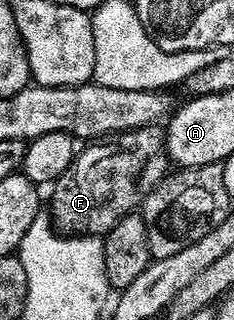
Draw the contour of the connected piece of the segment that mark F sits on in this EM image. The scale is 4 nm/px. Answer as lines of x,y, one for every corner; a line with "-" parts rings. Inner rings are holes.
153,124
140,126
136,130
124,130
121,134
105,137
103,140
93,141
79,151
76,160
72,164
70,173
57,178
52,190
52,214
50,222
61,235
64,236
103,236
107,234
122,216
133,213
143,203
144,197
170,170
168,157
168,144
166,130
163,125

